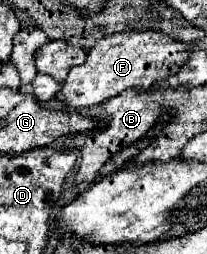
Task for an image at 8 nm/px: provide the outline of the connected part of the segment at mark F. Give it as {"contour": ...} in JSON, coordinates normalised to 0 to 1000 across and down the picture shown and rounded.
{"contour":[[[710,118],[565,126],[565,134],[498,142],[420,205],[420,236],[391,260],[333,276],[333,299],[304,323],[304,346],[285,354],[266,394],[362,433],[362,425],[430,425],[430,417],[498,409],[507,394],[575,378],[623,346],[720,354],[758,323],[855,291],[865,260],[913,228],[913,205],[923,181]]]}

